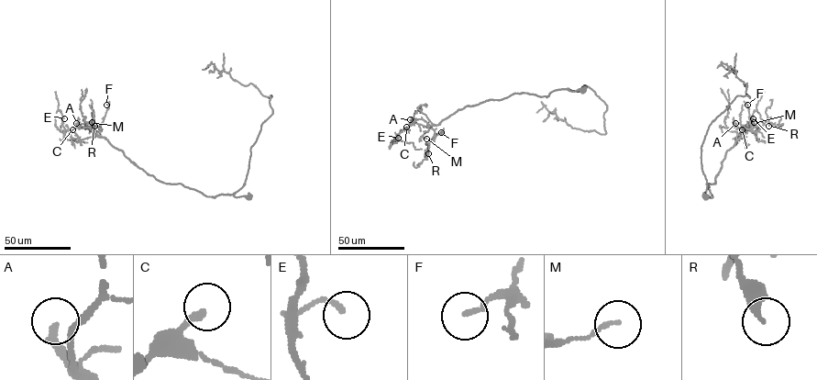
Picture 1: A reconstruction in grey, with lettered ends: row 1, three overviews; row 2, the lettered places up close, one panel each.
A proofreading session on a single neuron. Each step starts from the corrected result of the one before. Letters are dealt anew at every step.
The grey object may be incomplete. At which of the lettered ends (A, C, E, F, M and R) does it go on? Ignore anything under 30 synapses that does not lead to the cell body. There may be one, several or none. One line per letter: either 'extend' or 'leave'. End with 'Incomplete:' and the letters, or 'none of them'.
A: extend
C: leave
E: leave
F: leave
M: leave
R: leave
Incomplete: A

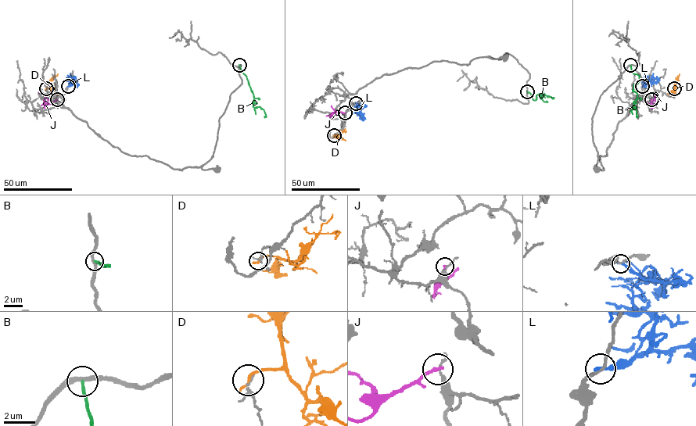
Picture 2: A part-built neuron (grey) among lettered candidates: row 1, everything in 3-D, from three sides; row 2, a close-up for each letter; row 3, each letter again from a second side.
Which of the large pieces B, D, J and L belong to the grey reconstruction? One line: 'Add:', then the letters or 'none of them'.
Add: none of them

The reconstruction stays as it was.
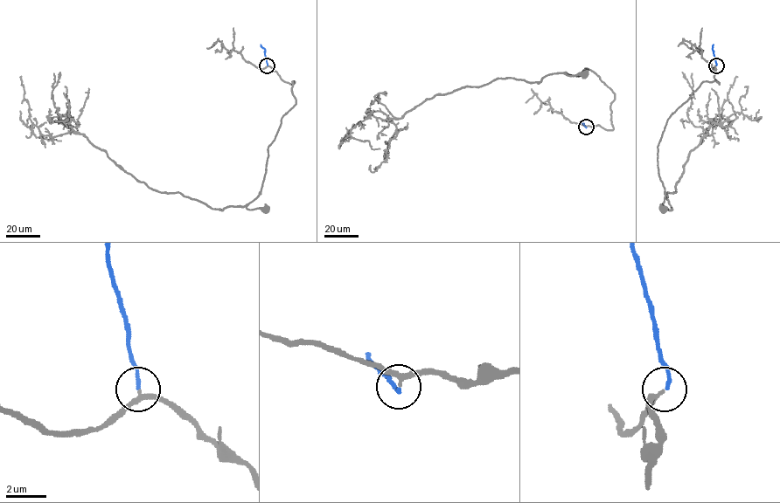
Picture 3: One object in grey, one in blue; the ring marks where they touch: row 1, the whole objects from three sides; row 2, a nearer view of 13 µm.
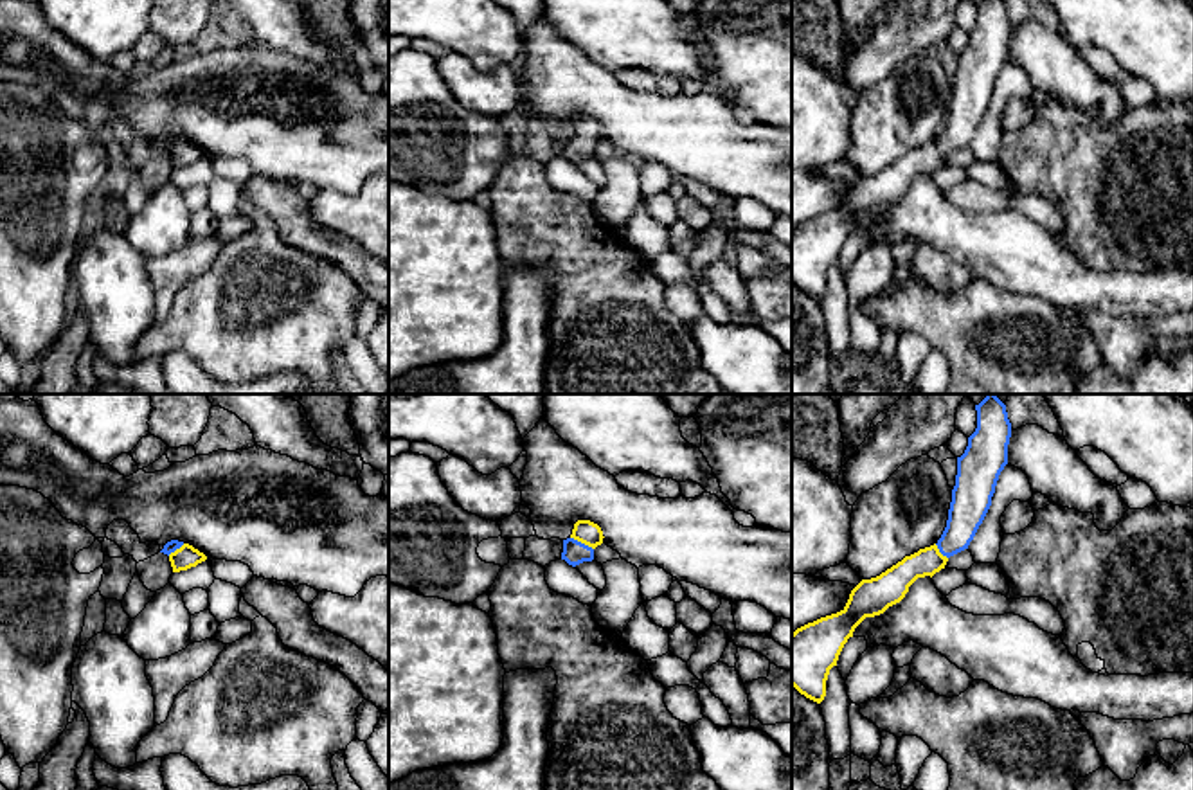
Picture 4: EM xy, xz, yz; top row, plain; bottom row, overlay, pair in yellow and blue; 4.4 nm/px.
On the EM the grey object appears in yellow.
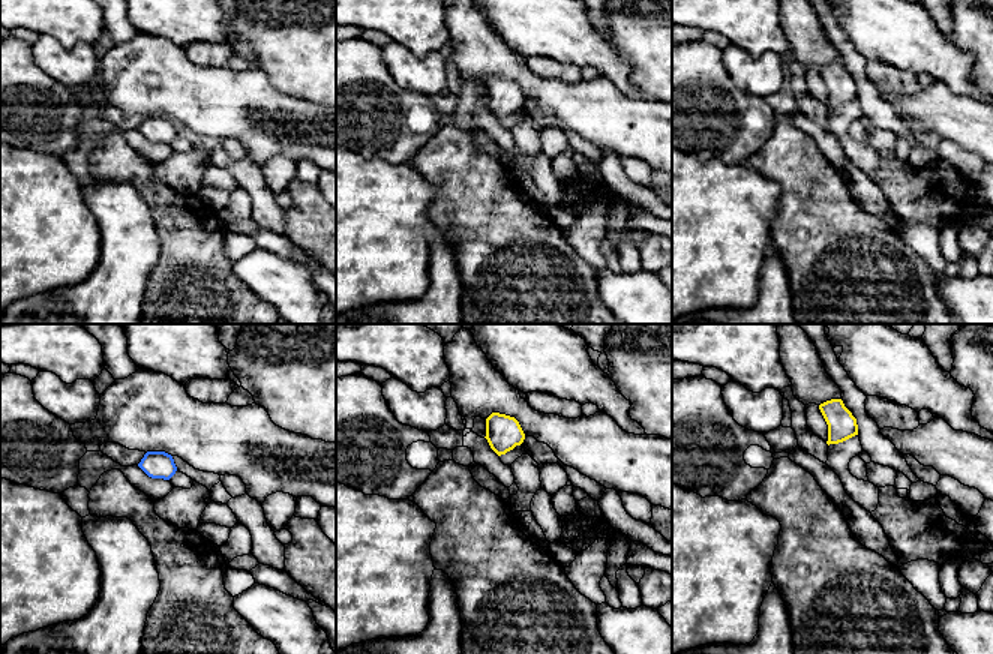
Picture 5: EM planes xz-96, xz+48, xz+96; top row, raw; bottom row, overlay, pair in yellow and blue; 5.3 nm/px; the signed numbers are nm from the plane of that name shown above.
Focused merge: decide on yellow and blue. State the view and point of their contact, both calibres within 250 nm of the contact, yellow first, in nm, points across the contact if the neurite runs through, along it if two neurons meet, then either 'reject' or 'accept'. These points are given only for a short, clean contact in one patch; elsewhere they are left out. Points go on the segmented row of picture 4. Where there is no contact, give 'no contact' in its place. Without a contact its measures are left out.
xz (582, 542) | 110/110 nm | across xz (585, 531), (582, 542), (574, 553) | accept

